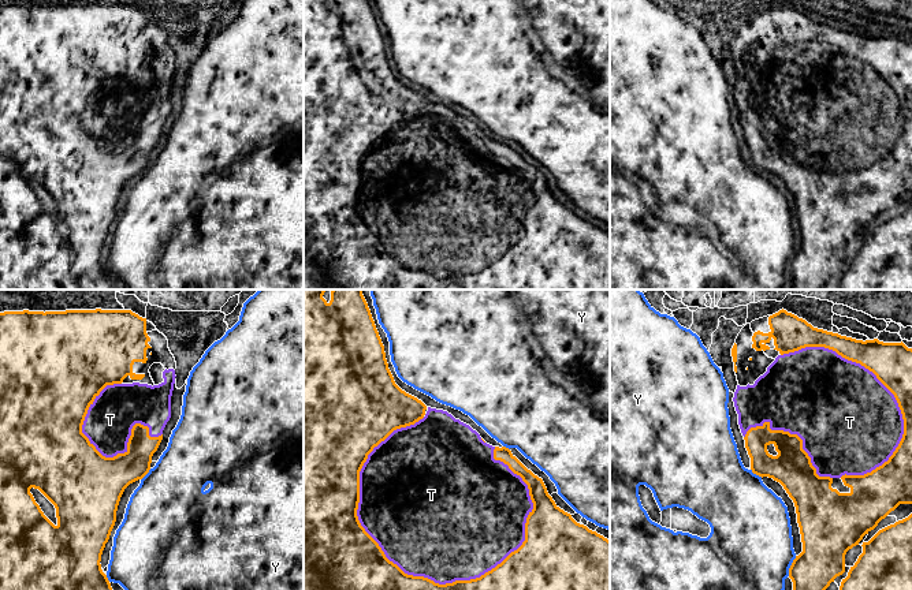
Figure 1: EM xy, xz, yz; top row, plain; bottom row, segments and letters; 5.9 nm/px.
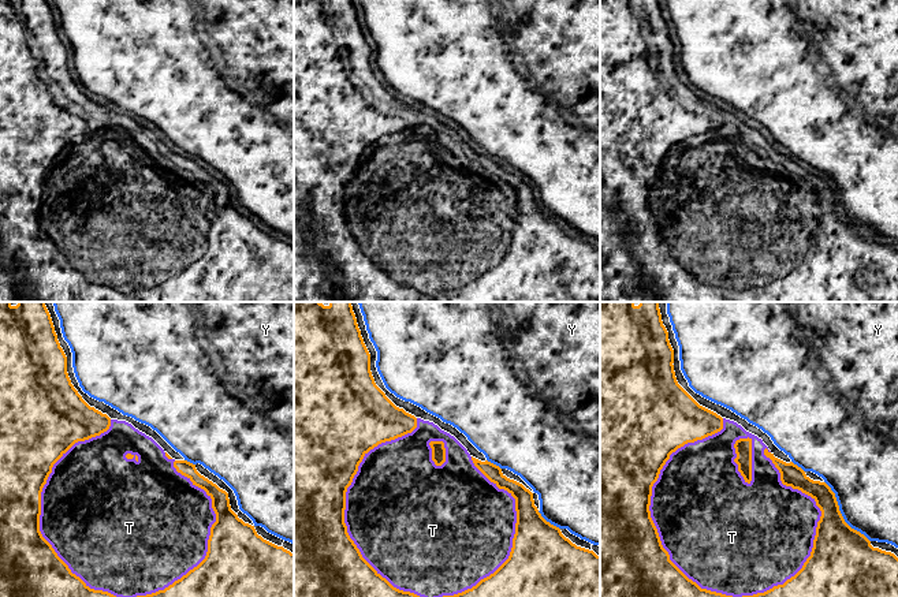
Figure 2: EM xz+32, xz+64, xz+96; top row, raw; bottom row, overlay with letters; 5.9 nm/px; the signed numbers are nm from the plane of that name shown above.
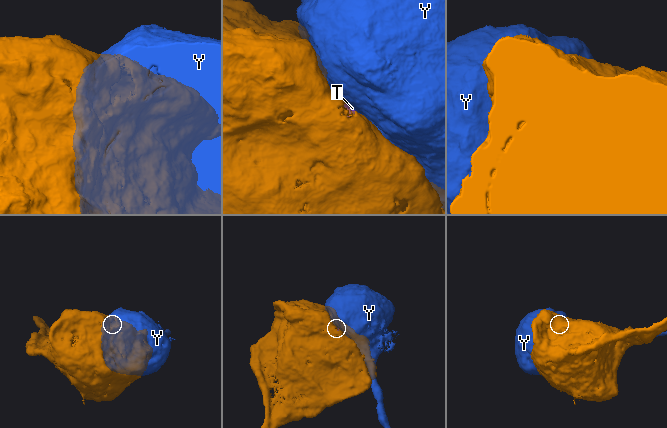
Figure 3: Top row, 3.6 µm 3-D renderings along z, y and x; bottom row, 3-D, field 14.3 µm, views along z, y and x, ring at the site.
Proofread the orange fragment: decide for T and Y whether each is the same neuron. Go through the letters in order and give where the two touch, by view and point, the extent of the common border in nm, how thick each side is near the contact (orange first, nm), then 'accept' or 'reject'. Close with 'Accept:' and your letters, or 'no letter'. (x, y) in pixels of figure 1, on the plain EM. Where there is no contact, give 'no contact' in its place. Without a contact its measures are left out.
T: contact xz (360, 219); length 1050 nm; calibres 500 and 460 nm; accept
Y: contact yz (790, 260); length 130 nm; calibres 280 and 500 nm; reject
Accept: T

